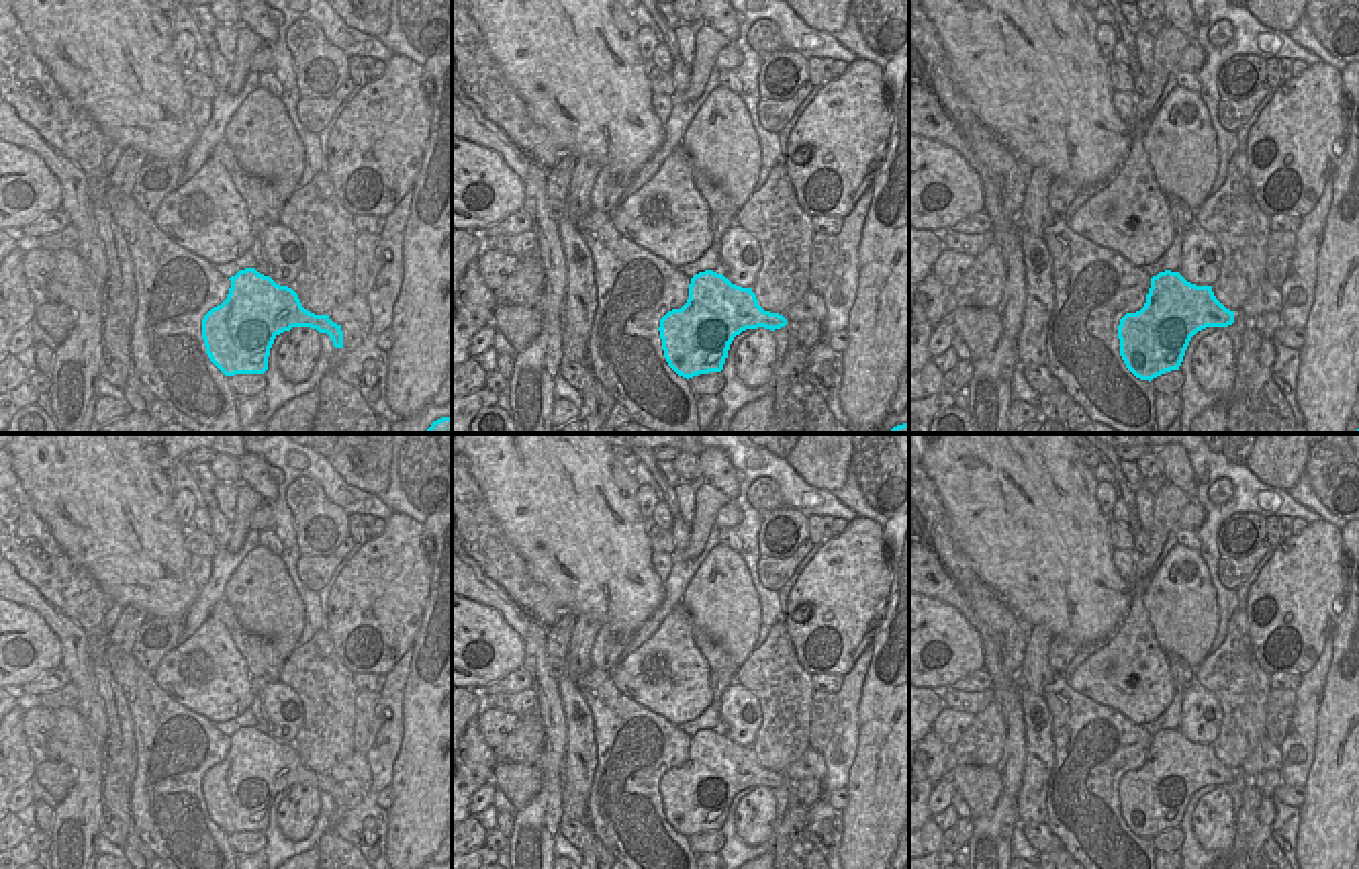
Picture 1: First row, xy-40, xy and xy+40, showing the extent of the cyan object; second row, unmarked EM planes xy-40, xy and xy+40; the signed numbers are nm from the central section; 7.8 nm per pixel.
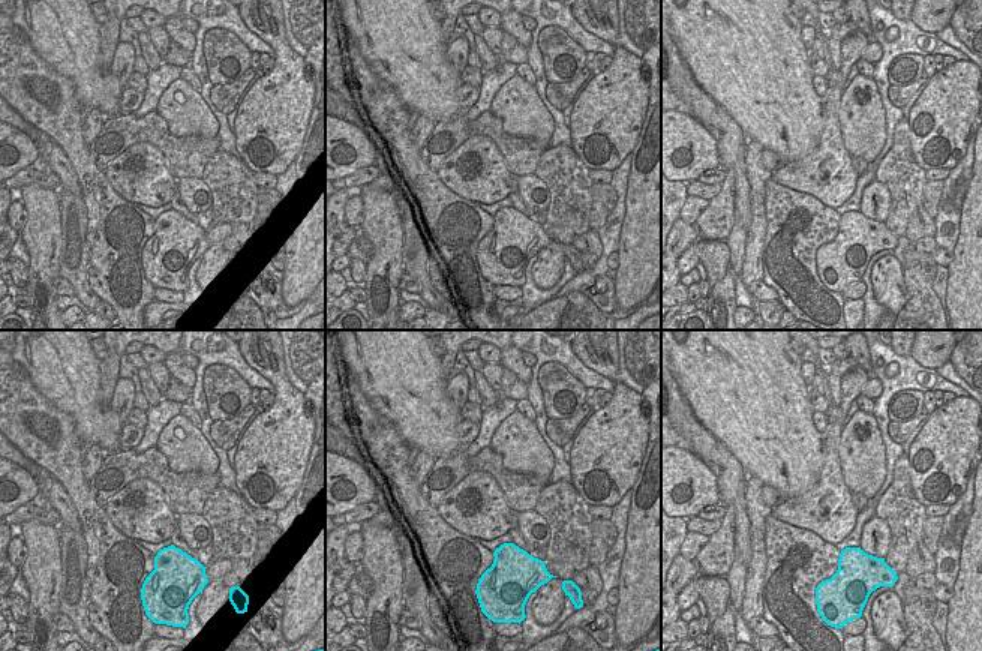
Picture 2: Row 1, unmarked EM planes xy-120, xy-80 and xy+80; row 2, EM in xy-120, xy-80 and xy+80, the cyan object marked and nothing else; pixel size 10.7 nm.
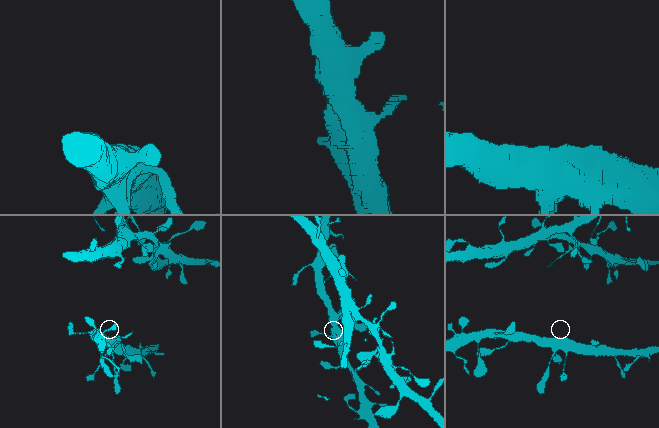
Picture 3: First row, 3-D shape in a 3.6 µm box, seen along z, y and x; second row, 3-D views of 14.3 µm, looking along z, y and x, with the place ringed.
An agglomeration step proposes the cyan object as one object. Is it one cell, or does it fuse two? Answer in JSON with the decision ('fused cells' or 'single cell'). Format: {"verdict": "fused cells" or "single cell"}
{"verdict": "single cell"}

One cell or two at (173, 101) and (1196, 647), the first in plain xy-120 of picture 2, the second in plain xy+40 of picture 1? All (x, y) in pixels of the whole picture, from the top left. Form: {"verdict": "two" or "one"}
{"verdict": "one"}

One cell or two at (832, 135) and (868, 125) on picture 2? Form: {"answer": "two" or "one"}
{"answer": "two"}

